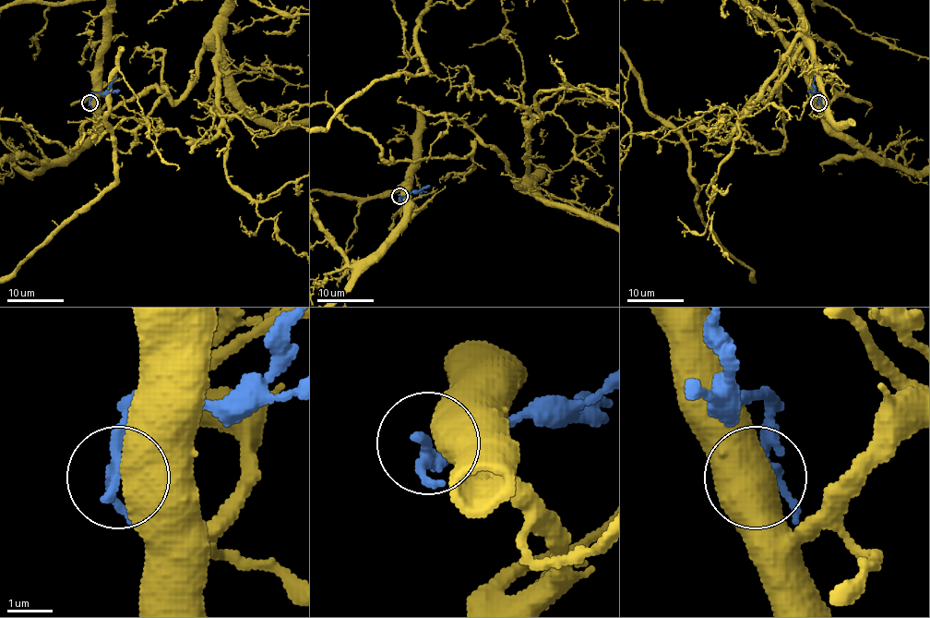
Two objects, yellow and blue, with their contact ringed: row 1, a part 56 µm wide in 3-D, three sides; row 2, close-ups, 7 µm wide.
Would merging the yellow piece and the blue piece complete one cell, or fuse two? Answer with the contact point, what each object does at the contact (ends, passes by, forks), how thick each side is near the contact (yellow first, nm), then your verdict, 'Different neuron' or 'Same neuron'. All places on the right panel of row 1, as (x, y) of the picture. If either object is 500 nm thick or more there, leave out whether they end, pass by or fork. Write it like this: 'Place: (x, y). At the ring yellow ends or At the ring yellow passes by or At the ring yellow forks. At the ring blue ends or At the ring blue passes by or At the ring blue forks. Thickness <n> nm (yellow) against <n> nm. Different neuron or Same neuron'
Place: (818, 102). Thickness 750 nm (yellow) against 240 nm. Different neuron

